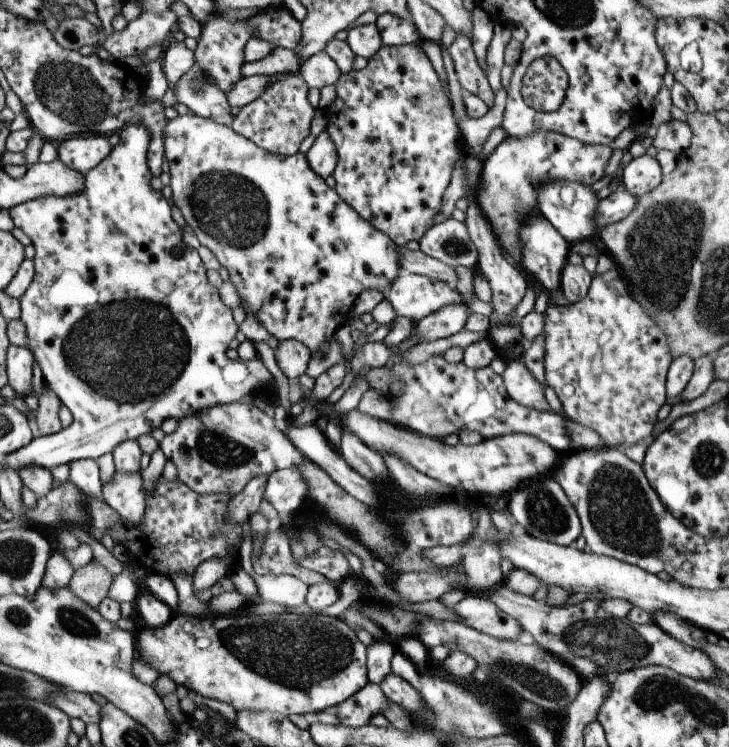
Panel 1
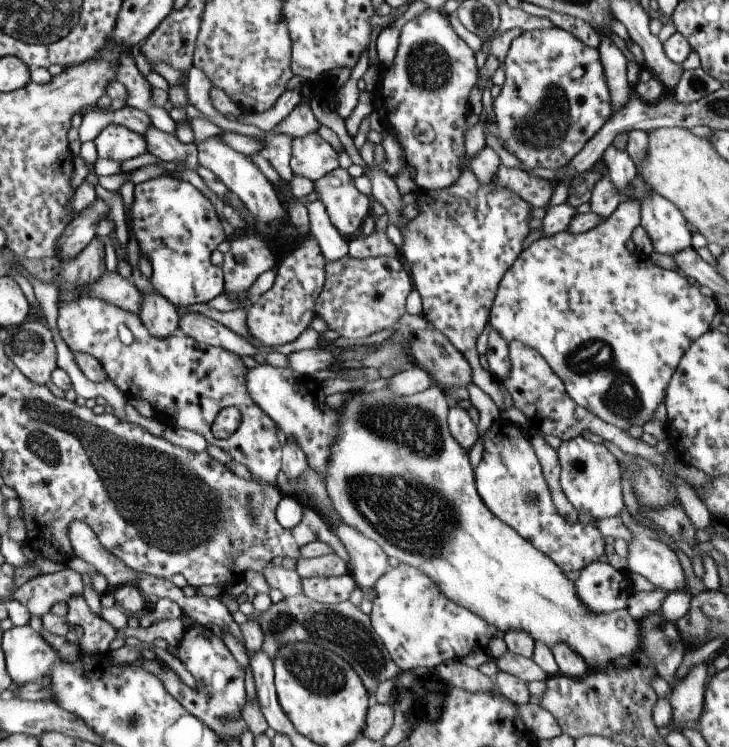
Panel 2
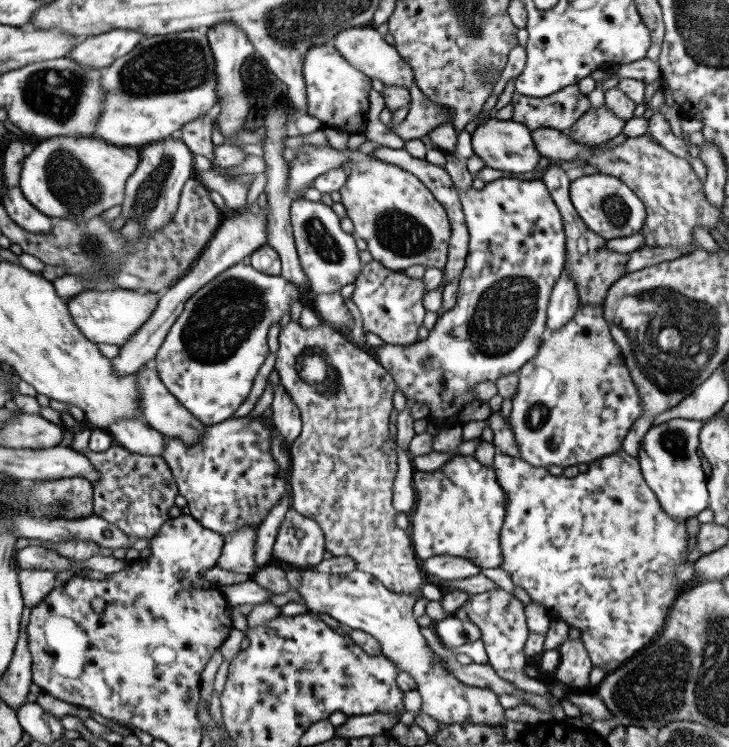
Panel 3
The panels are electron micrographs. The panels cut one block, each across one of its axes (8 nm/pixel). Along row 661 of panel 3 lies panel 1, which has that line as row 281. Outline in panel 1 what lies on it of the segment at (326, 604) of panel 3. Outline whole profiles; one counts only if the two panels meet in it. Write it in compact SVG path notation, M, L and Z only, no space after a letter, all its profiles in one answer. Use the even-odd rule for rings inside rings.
M400 274L391 281L384 299L391 304L395 316L408 318L414 324L435 310L457 304L460 295L443 281L419 274Z

